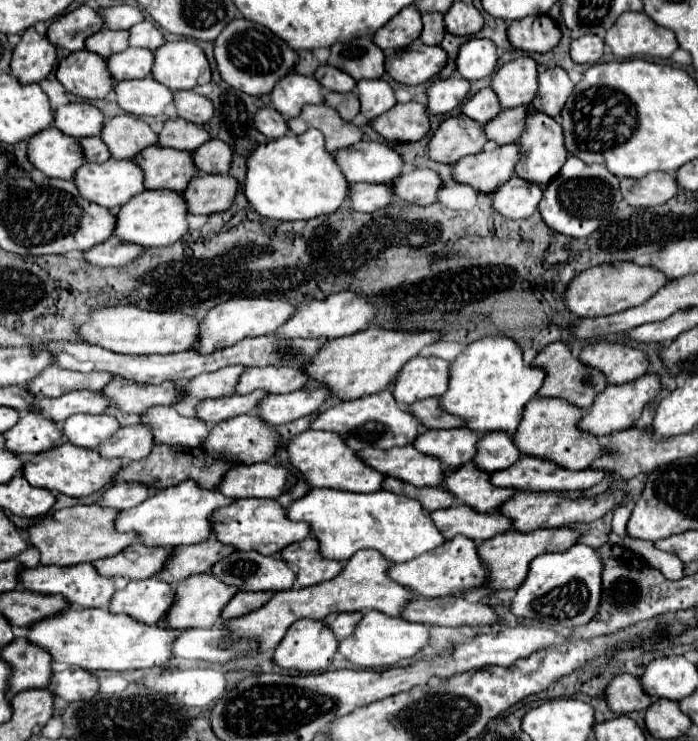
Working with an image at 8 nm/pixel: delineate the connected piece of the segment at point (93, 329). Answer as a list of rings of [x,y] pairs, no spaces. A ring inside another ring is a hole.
[[[105,307],[99,311],[93,311],[89,315],[89,321],[81,325],[79,337],[91,345],[101,345],[103,349],[115,351],[115,353],[127,353],[127,351],[151,351],[151,353],[179,353],[189,351],[199,341],[199,325],[201,321],[197,317],[189,317],[185,313],[173,313],[173,311],[145,311],[139,307]]]

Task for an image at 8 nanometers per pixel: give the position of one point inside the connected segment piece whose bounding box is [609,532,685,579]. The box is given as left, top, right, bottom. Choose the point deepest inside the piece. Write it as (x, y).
(671, 567)

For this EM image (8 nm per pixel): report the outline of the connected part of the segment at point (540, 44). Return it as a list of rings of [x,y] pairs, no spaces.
[[[529,15],[525,19],[517,19],[509,25],[507,37],[509,37],[511,45],[519,51],[547,53],[559,43],[561,29],[547,15]]]

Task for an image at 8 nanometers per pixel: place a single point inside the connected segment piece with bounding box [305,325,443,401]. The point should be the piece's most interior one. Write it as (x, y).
(367, 362)

